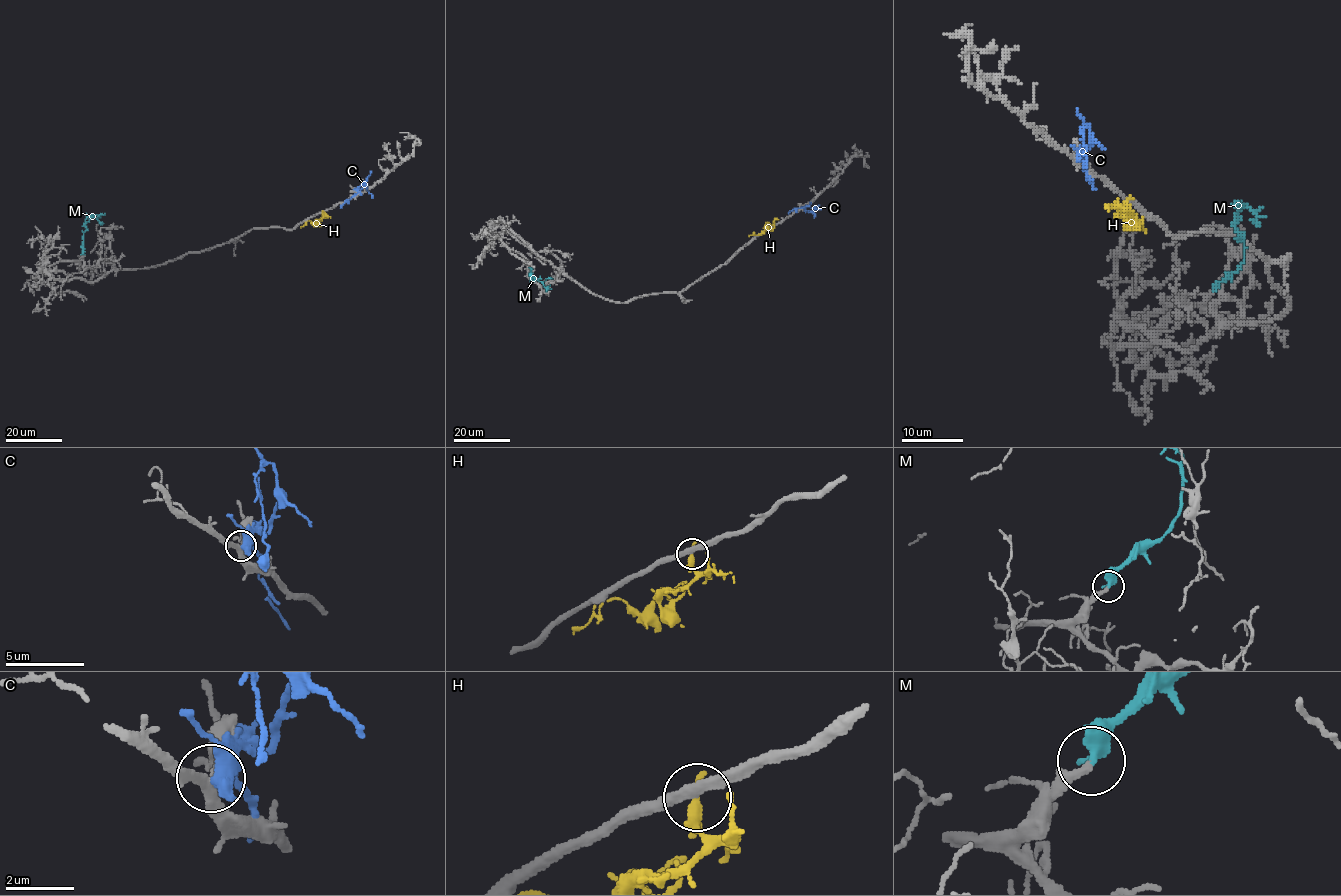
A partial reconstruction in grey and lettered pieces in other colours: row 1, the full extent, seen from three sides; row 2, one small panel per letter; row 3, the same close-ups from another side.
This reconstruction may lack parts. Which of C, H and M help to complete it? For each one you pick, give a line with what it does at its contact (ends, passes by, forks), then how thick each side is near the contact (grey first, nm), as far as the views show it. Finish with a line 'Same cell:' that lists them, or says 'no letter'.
M: it passes by; 280 nm thick on the grey side, 320 nm on the other
Same cell: M

